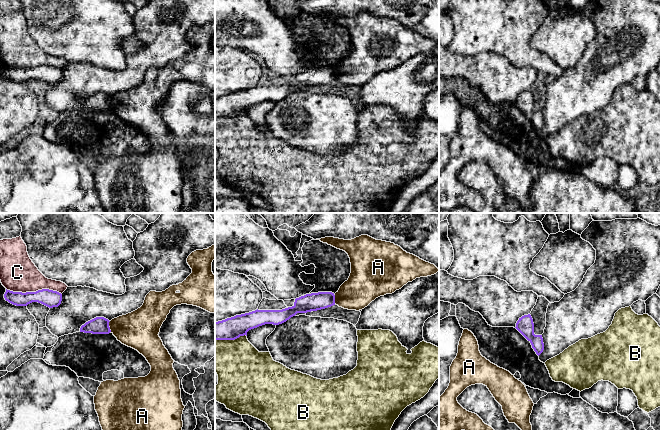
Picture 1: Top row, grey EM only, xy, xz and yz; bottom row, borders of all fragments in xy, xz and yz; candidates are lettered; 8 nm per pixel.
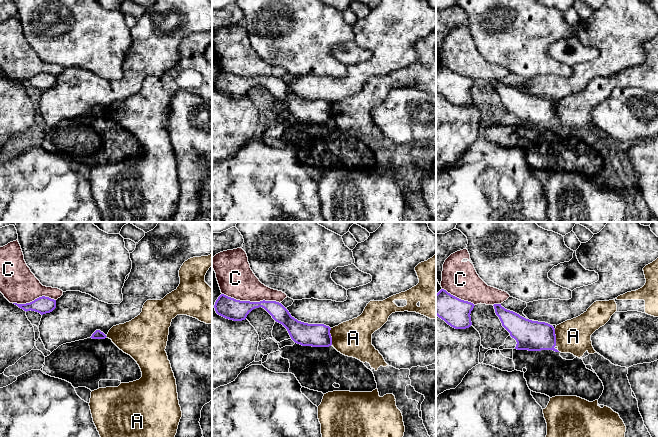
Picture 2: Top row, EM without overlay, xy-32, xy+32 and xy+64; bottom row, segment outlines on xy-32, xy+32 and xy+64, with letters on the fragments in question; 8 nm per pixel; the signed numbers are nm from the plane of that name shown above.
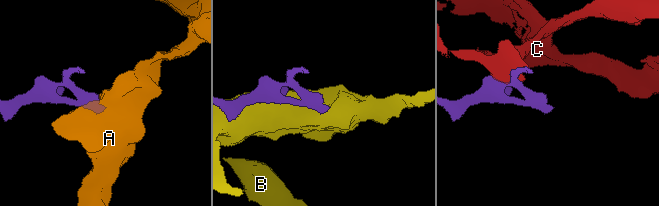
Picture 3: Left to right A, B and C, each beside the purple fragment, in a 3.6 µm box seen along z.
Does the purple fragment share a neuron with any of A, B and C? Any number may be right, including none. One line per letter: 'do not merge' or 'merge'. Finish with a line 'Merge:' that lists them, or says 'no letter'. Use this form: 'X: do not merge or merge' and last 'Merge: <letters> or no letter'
A: do not merge
B: do not merge
C: do not merge
Merge: no letter

